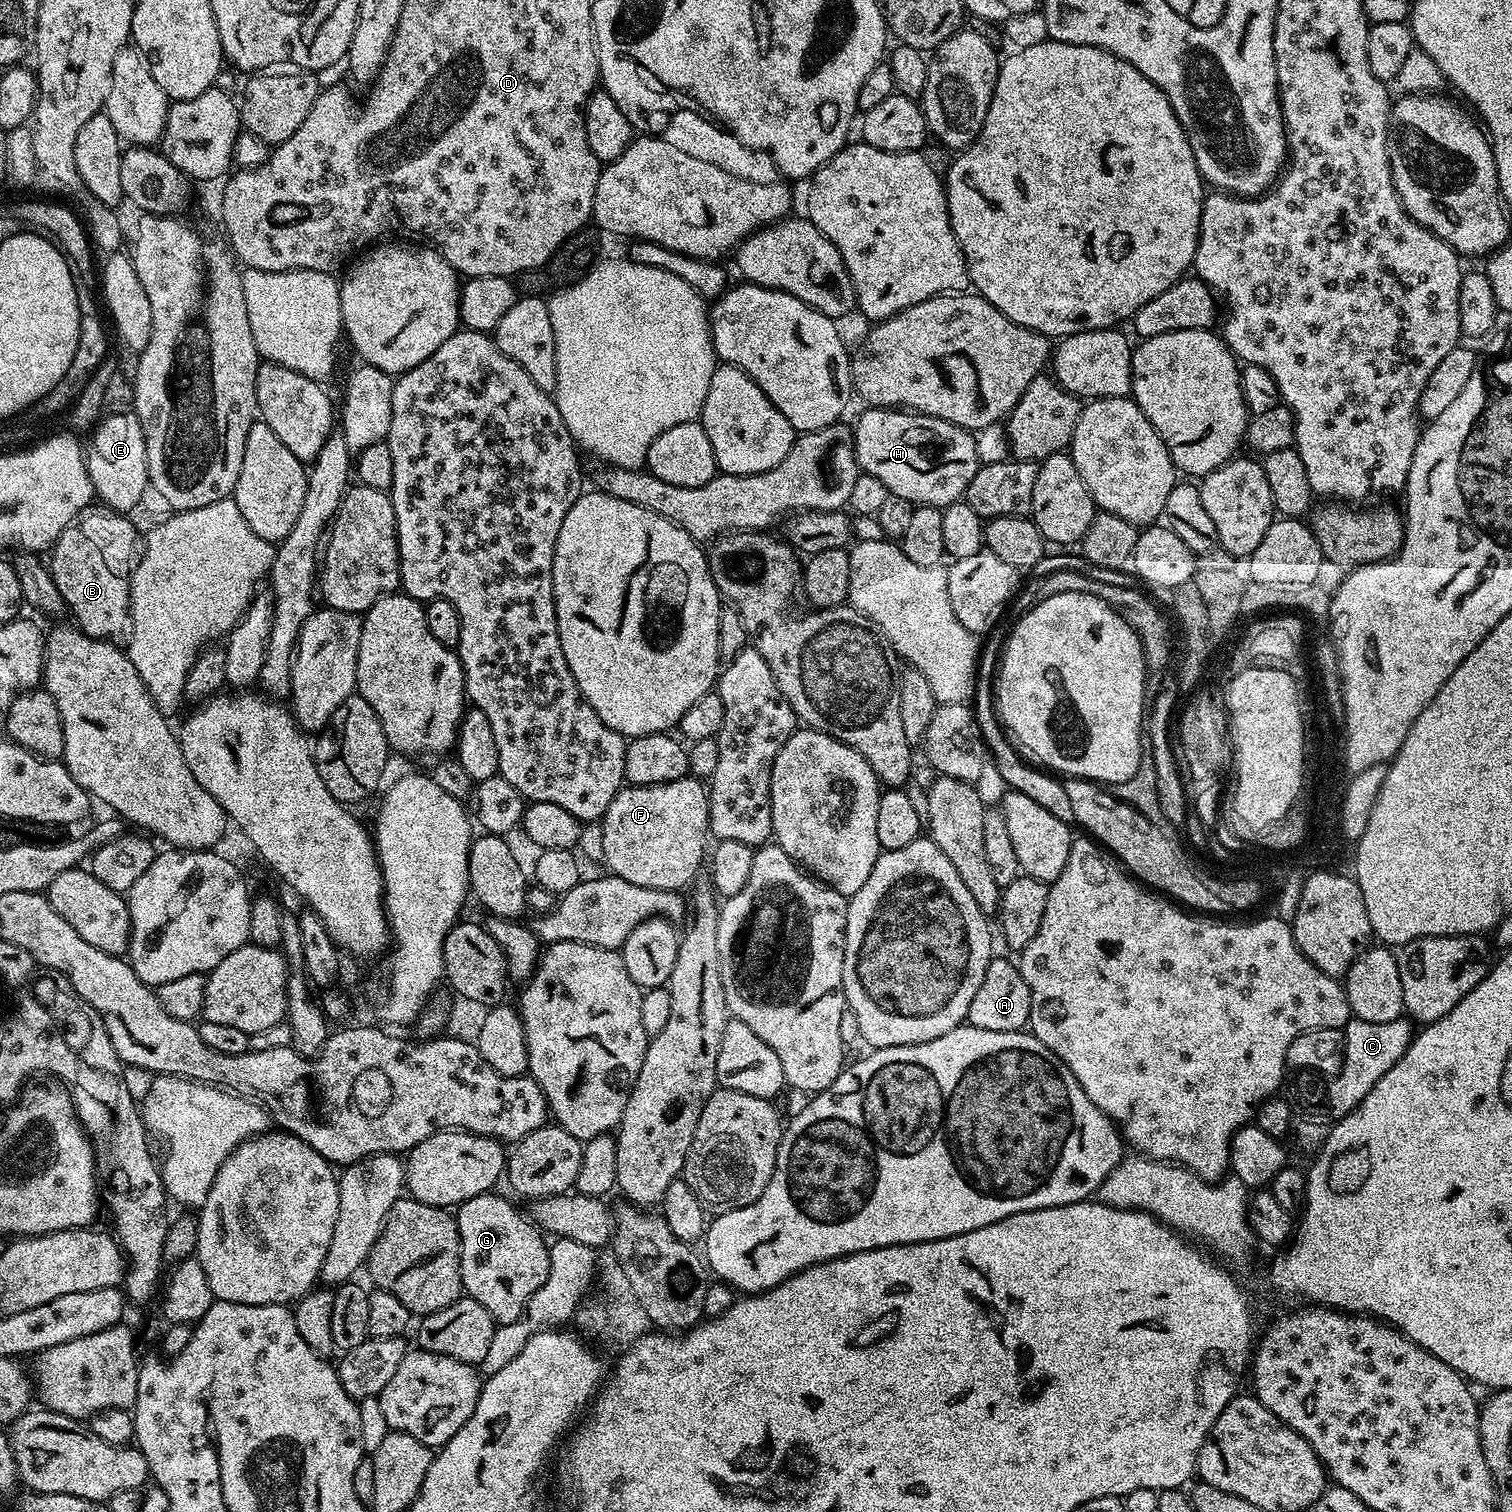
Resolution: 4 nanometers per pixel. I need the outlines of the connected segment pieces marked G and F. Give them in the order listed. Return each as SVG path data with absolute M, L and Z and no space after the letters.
M495 1191L483 1192L474 1198L463 1200L455 1209L454 1215L460 1235L460 1282L463 1291L486 1306L497 1325L502 1325L521 1319L530 1298L538 1294L538 1286L546 1282L550 1274L550 1244L542 1235L541 1229L525 1213L524 1217L506 1197L496 1195Z
M685 778L665 784L621 787L602 818L603 863L608 864L607 871L618 878L626 878L626 882L634 882L634 886L667 892L684 890L695 878L700 863L705 863L704 847L710 840L708 788L700 784L703 783L699 779Z

